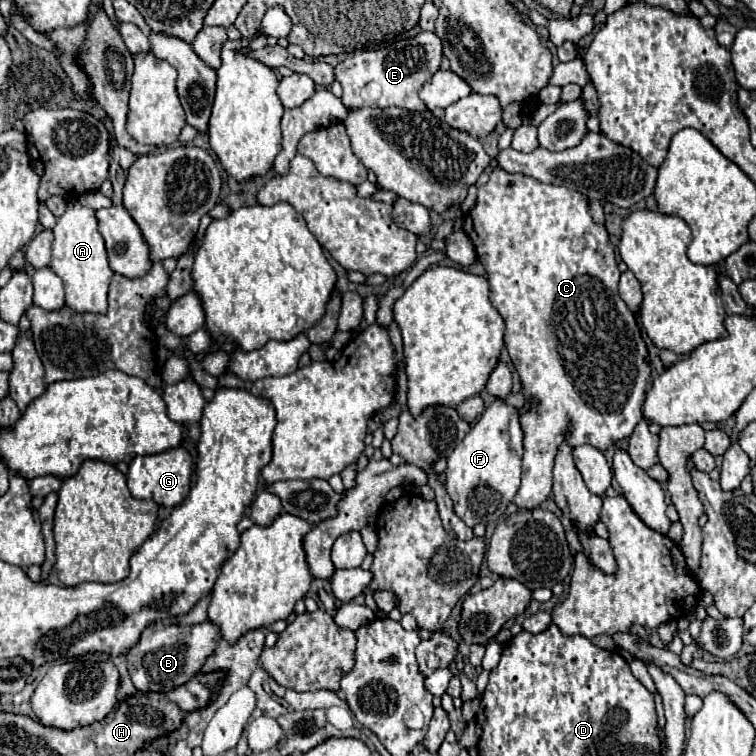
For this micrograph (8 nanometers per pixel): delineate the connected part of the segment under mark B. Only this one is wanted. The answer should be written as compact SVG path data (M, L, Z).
M210 622L196 626L164 626L152 624L142 632L140 642L126 654L130 678L140 692L170 692L176 686L186 684L200 668L204 660L214 652L218 628Z

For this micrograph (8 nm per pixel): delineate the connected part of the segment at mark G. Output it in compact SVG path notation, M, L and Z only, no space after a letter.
M176 446L158 454L148 454L148 456L136 456L130 462L130 472L128 472L128 488L134 498L138 500L154 500L156 504L162 506L178 506L184 502L184 498L190 492L190 480L194 472L194 462L192 456L188 454L186 448Z

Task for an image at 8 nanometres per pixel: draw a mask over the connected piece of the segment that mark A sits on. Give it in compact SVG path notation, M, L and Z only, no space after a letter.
M78 202L68 204L66 212L58 218L54 226L54 248L52 248L50 270L62 278L64 292L66 292L66 306L72 312L106 314L106 308L108 308L106 296L108 296L108 286L114 272L108 266L104 240L102 240L102 234L98 232L94 210Z

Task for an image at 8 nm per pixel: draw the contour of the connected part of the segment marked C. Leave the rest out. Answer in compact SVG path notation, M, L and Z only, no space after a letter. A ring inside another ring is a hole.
M494 168L494 172L490 174L490 180L478 188L478 200L476 200L476 210L472 208L466 216L464 216L464 232L470 236L470 240L476 246L476 254L478 260L482 262L486 274L488 274L488 282L490 282L490 302L492 306L500 312L500 316L504 318L504 342L508 348L508 354L512 358L514 368L520 374L520 380L524 384L524 396L536 396L540 400L540 416L538 412L522 412L520 416L520 424L524 430L524 462L522 462L522 486L514 498L514 504L518 508L524 510L532 510L538 504L542 504L550 492L552 492L552 466L554 466L554 456L558 452L558 446L564 442L564 434L566 434L566 426L568 422L574 424L572 436L570 436L570 446L580 446L580 444L592 444L600 450L606 450L610 446L622 446L622 440L630 438L634 426L642 420L642 400L644 400L644 390L646 390L646 382L650 378L650 364L648 364L648 352L646 352L646 344L642 340L640 328L636 324L634 312L630 312L630 308L624 304L624 300L618 296L618 278L620 278L620 270L614 258L614 246L608 240L608 232L602 224L596 224L588 212L588 198L582 196L576 190L564 188L564 186L552 186L552 184L542 184L534 178L528 178L524 174L508 174L502 168Z

